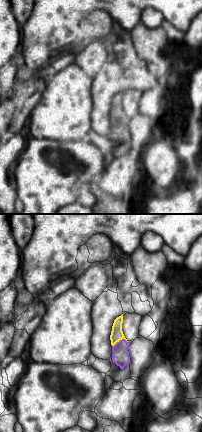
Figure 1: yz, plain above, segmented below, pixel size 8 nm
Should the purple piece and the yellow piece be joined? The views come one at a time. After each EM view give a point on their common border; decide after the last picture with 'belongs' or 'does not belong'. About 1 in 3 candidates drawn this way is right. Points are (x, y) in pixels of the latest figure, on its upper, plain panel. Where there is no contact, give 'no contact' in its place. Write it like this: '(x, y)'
(120, 116)

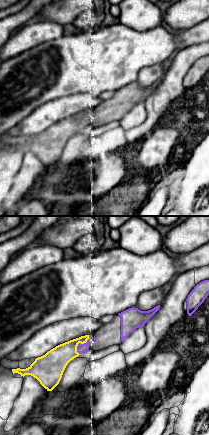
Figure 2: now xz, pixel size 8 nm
(78, 120)

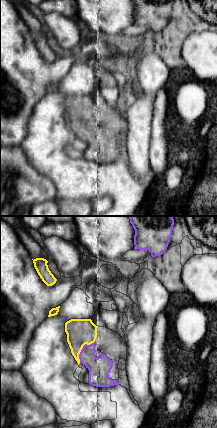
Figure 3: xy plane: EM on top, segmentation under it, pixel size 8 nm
(82, 125)

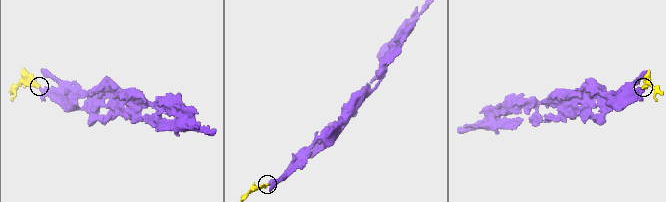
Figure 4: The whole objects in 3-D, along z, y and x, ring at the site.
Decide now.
belongs

